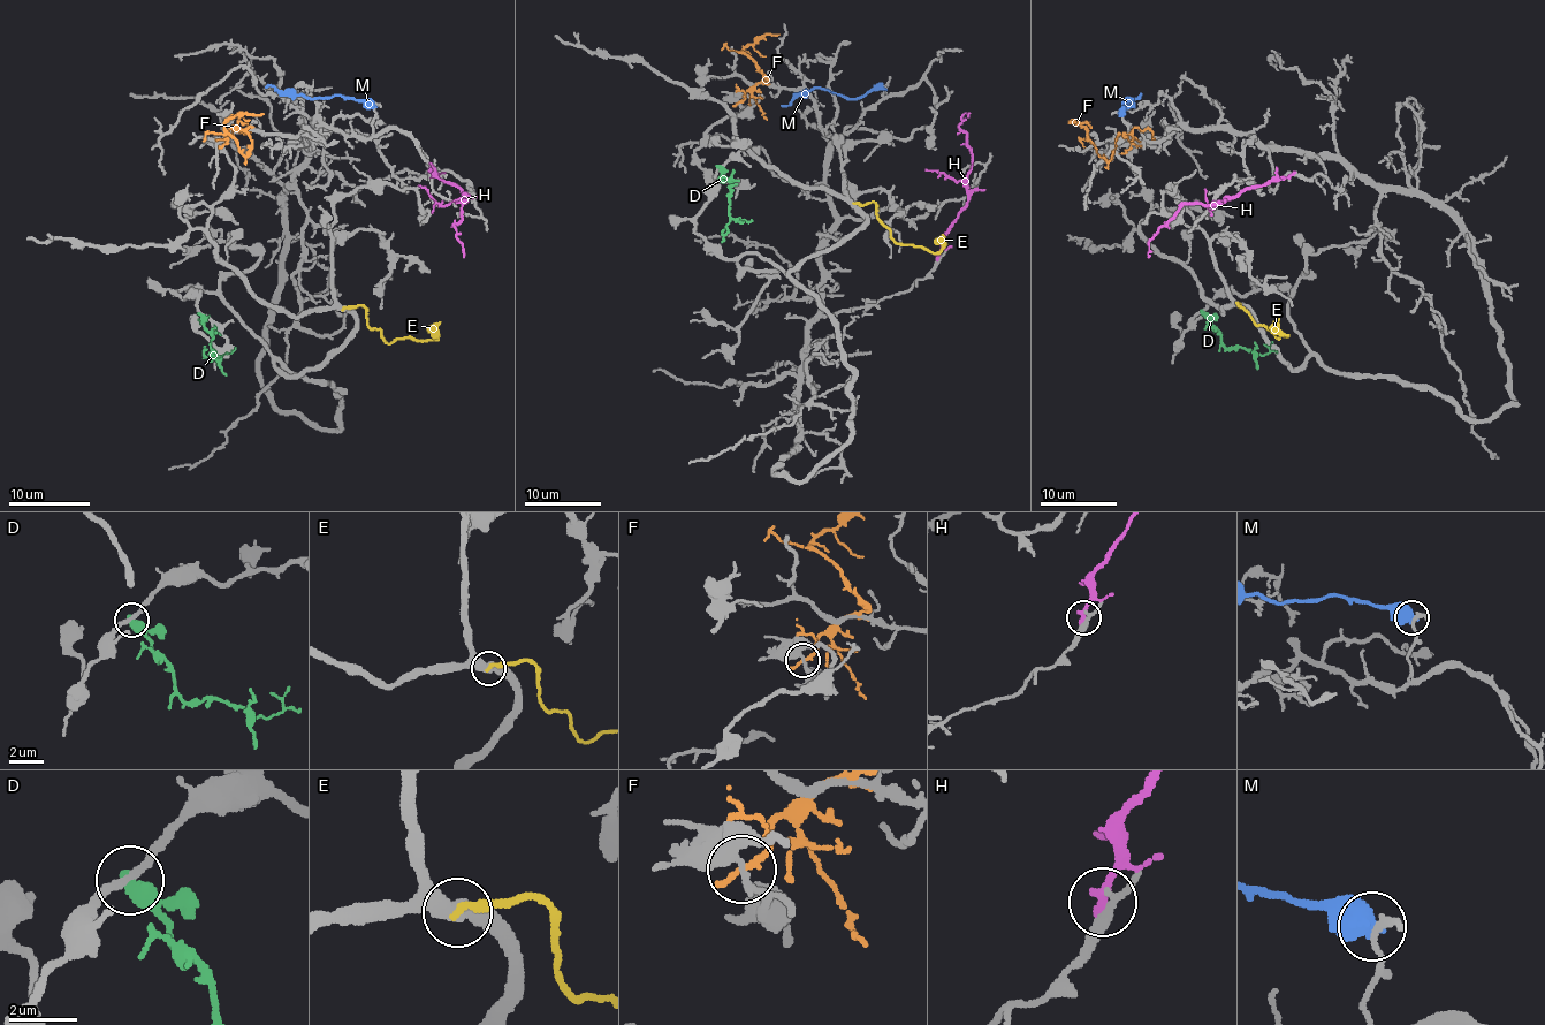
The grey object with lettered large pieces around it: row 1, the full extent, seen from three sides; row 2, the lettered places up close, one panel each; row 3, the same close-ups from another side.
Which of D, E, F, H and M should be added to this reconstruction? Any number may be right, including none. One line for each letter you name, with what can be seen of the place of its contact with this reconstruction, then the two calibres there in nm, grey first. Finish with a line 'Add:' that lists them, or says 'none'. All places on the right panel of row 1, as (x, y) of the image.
Add: none

